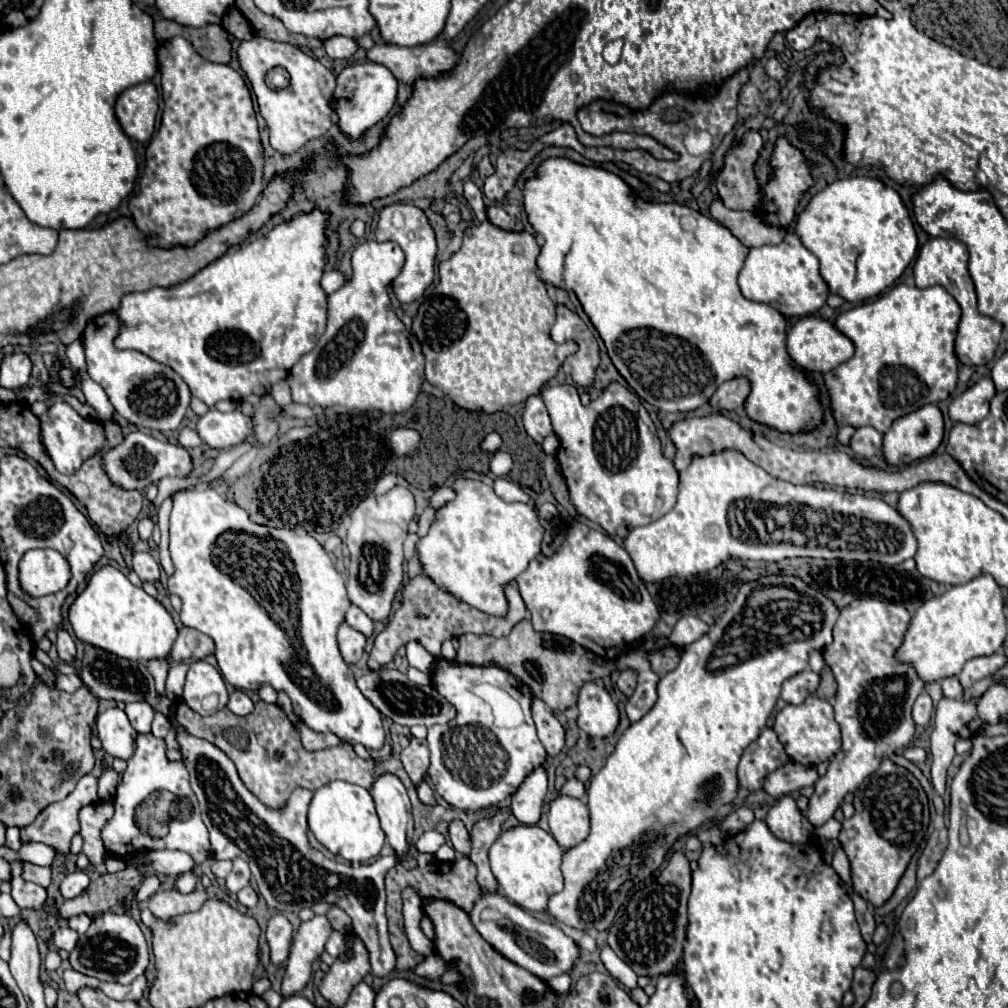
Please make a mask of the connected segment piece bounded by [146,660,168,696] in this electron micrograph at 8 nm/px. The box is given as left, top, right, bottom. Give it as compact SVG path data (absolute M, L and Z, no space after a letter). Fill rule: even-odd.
M150 660L146 666L148 666L150 674L152 674L154 680L156 680L156 692L158 692L160 696L164 696L164 694L166 694L166 692L164 692L164 682L166 682L166 674L168 674L168 664L166 664L166 662L160 662L160 660Z

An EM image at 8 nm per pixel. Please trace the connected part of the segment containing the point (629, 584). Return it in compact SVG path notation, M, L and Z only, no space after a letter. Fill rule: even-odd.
M568 520L566 530L568 532L564 538L564 546L560 546L556 554L538 554L528 564L524 574L516 578L520 596L532 616L532 626L536 632L566 636L602 658L614 658L628 644L646 636L654 628L654 624L658 622L658 610L624 546L616 544L610 536L596 532L578 520Z

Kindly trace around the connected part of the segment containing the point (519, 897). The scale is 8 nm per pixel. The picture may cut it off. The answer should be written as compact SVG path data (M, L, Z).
M518 824L510 830L504 830L498 840L490 846L490 866L492 874L498 880L498 886L502 894L512 900L514 904L526 908L544 912L548 898L562 890L564 880L560 872L564 850L560 844L552 838L550 832L542 830L540 826L526 826Z

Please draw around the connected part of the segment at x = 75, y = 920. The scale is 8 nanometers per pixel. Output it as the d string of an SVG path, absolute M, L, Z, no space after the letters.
M86 914L72 916L72 918L68 918L68 926L70 926L72 930L76 930L78 934L84 934L84 932L88 930L88 926L90 926L90 918L88 918Z

